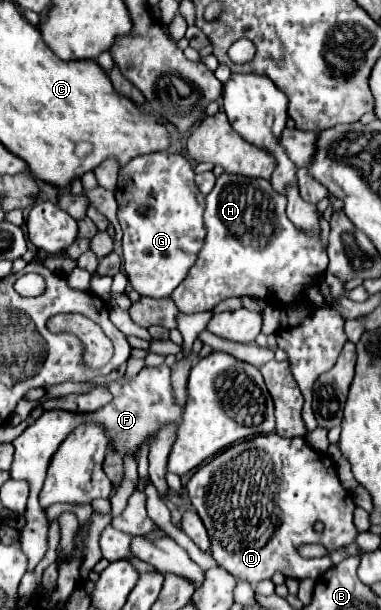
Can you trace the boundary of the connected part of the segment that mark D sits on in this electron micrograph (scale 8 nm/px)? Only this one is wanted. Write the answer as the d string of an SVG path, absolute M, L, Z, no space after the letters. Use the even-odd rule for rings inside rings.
M260 434L250 440L238 442L228 450L214 456L208 464L200 466L186 484L188 498L202 518L214 560L228 570L236 580L256 584L264 578L272 578L274 572L282 572L286 578L318 578L332 562L326 560L304 560L298 554L300 544L322 544L328 552L352 544L358 536L354 526L356 504L348 496L348 490L338 480L336 466L328 454L320 456L312 450L304 438L282 438L278 434ZM314 522L324 522L324 532L314 532Z

